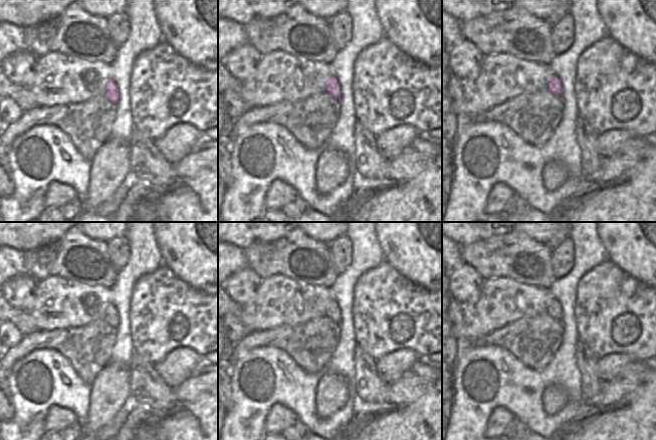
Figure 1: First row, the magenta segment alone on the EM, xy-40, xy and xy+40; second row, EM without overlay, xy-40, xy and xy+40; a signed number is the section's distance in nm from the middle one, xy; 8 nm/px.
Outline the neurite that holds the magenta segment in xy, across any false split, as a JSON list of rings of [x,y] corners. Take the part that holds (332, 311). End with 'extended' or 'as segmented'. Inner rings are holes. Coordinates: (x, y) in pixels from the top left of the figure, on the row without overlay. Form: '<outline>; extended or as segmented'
[[[334,299],[329,301],[329,303],[327,304],[327,306],[325,308],[325,315],[329,319],[331,319],[335,323],[337,323],[338,325],[340,324],[340,322],[341,322],[341,312],[339,310],[339,306],[337,305],[337,303],[335,302]]]; as segmented

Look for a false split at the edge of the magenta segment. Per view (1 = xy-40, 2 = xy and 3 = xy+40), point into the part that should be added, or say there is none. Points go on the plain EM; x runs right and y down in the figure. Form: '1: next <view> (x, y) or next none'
1: next none
2: next none
3: next none

